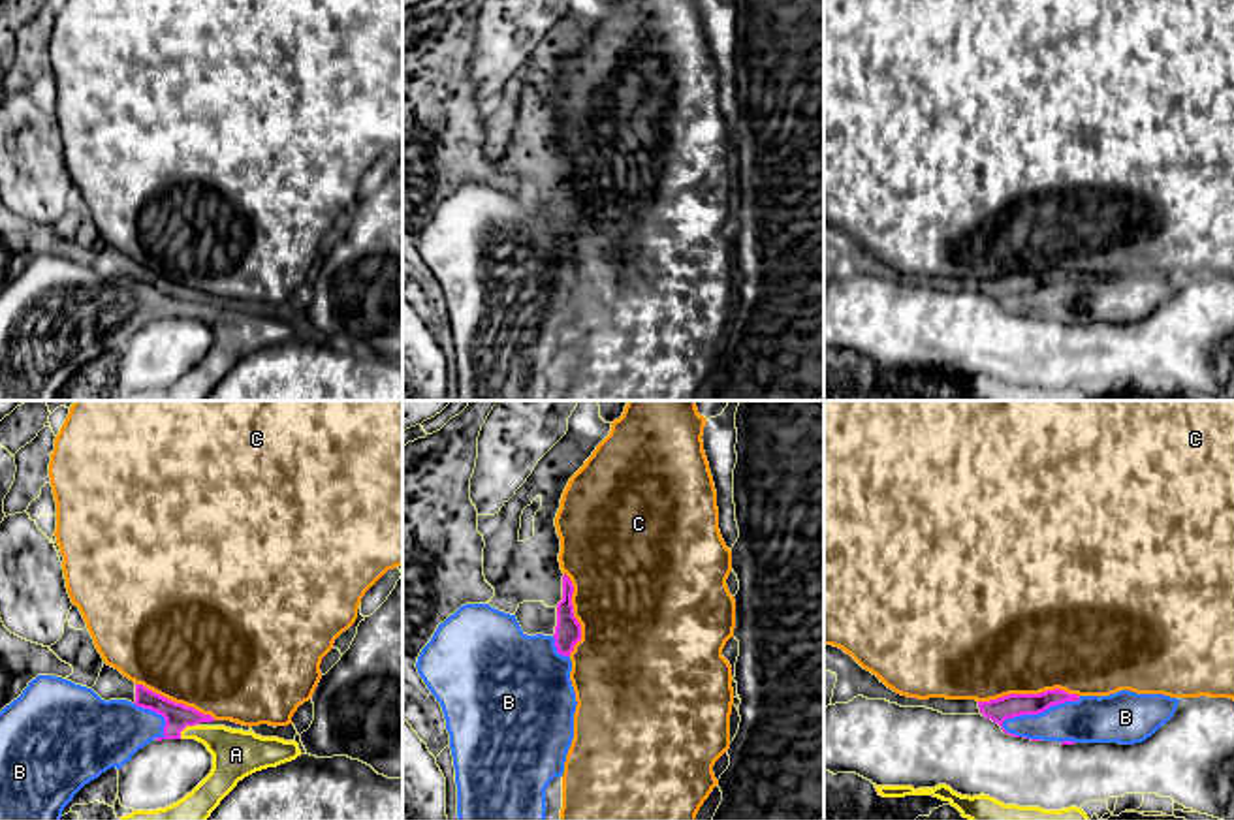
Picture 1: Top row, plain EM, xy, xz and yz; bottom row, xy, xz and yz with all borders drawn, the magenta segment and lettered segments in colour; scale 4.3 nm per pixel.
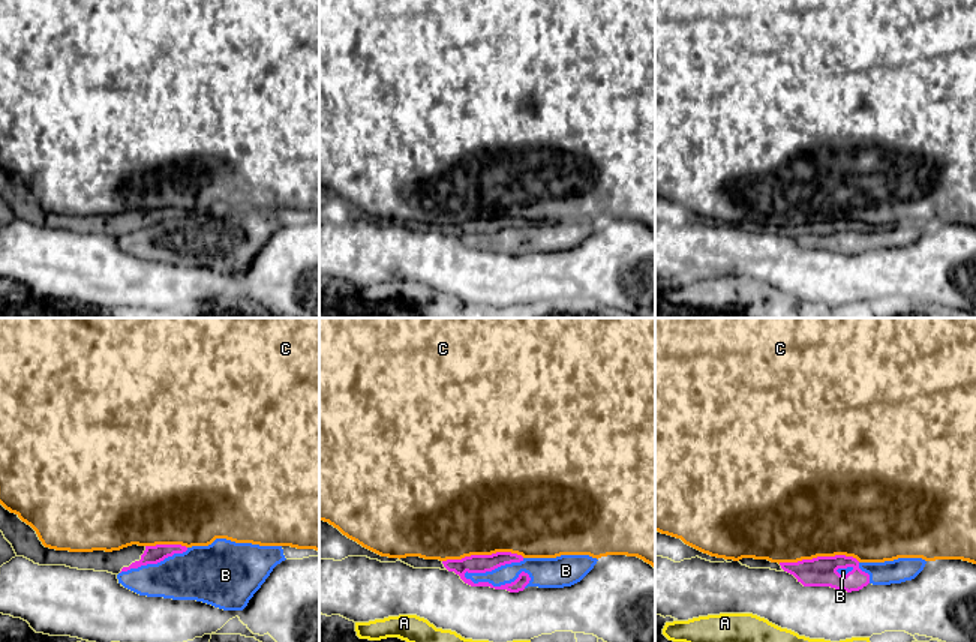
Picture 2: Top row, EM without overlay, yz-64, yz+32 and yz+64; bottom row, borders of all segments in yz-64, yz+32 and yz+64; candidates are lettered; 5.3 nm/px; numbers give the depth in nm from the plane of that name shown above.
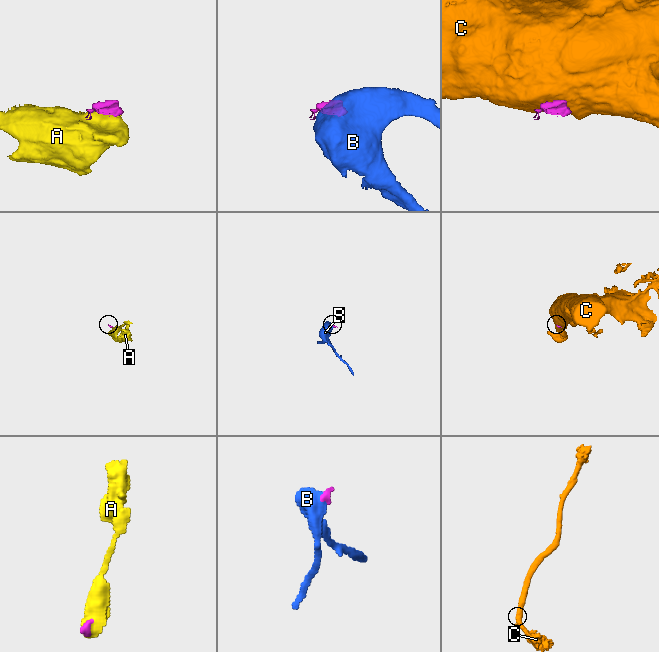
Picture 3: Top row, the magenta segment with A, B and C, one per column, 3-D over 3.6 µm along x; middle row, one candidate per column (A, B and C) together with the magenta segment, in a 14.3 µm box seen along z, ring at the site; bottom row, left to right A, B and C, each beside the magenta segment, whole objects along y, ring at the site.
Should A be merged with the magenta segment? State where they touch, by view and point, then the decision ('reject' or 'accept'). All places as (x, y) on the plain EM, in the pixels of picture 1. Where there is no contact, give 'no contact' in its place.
xy (187, 303) | accept

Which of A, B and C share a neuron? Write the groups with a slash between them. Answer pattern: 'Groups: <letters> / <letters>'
Groups: A B / C

